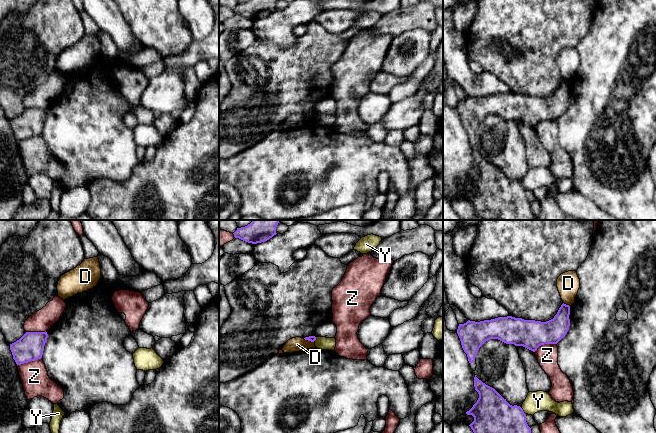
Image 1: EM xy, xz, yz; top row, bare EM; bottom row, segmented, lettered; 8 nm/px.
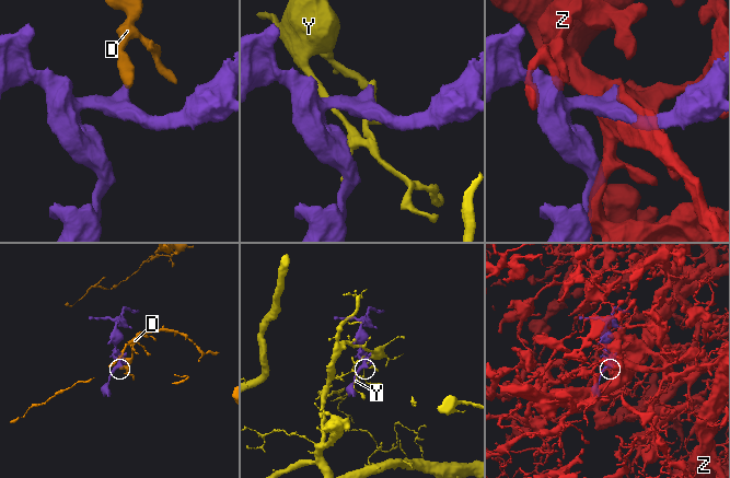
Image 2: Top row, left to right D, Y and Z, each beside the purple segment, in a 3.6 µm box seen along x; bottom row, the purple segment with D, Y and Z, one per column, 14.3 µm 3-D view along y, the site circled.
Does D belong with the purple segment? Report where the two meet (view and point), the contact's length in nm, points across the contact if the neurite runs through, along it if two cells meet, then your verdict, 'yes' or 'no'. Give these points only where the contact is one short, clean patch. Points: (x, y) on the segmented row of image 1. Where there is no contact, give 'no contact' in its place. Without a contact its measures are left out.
yz (565, 304) | 70 nm | along yz (563, 302), (569, 306) | no

